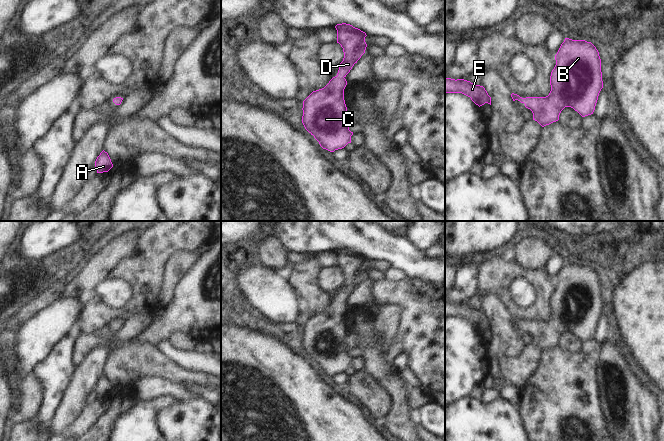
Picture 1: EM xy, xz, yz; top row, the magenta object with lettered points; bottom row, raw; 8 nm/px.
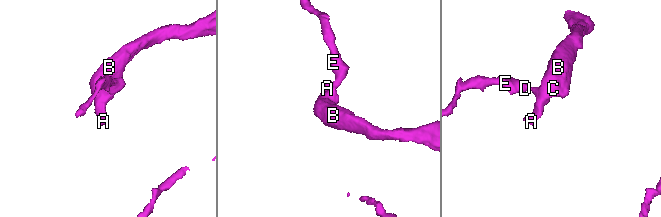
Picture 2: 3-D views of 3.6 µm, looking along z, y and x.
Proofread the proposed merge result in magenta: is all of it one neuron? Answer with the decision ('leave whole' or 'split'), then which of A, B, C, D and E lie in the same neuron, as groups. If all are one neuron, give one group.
leave whole; A B C D E

